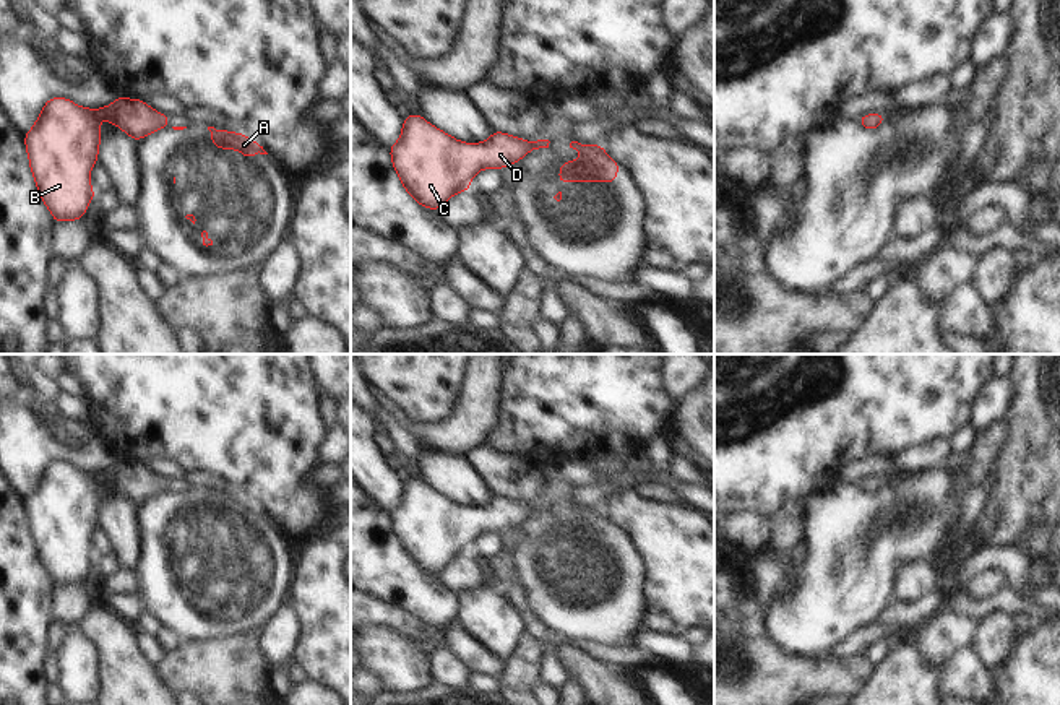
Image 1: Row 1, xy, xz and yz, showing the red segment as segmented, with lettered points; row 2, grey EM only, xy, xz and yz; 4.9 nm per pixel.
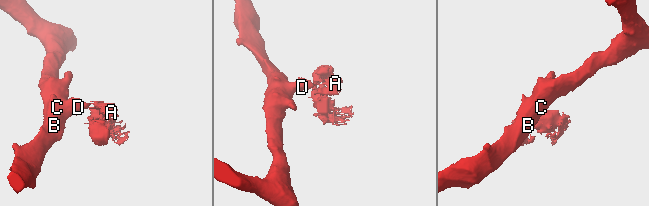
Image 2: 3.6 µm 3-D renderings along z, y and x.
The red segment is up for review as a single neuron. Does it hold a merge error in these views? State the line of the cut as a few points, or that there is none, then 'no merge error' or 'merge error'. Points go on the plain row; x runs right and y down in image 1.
xz (526, 506), (530, 514) | merge error

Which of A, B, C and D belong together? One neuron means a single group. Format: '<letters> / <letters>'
A / B C D

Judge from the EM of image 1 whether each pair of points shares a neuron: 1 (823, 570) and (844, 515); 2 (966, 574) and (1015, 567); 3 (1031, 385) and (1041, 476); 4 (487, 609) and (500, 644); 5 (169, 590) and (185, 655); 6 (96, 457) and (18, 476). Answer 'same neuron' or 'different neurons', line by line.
1: same neuron
2: same neuron
3: same neuron
4: same neuron
5: different neurons
6: same neuron

